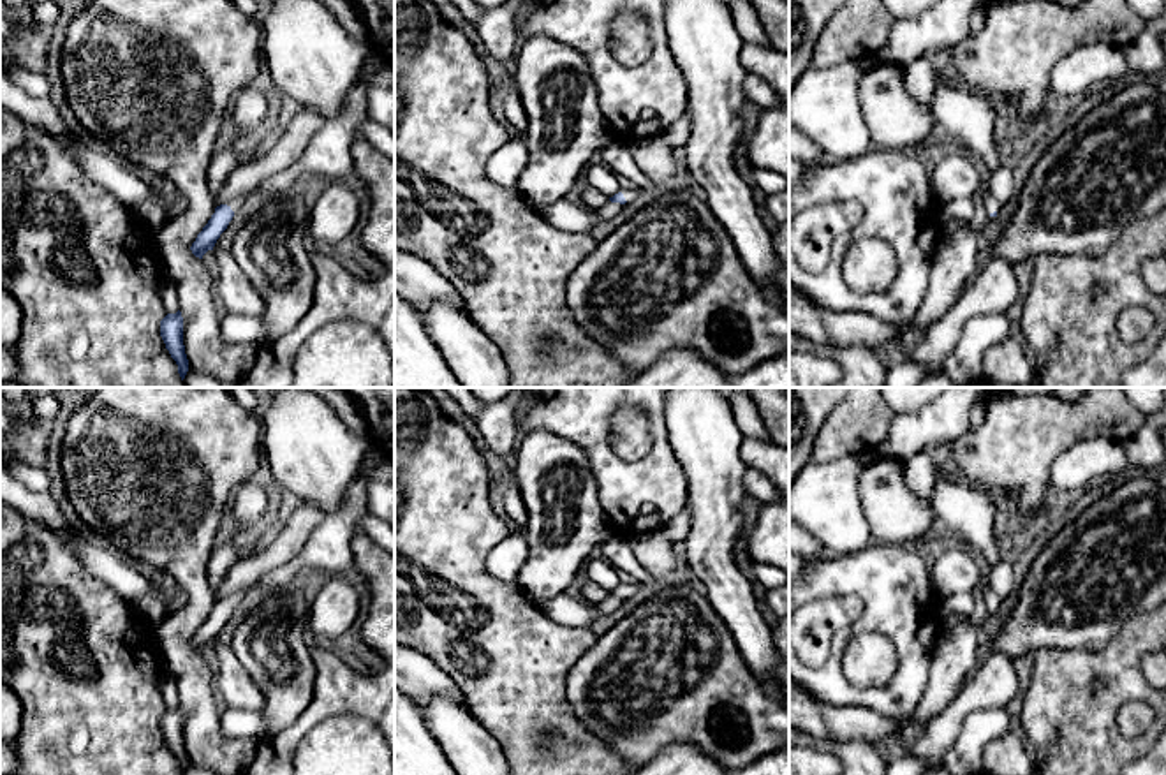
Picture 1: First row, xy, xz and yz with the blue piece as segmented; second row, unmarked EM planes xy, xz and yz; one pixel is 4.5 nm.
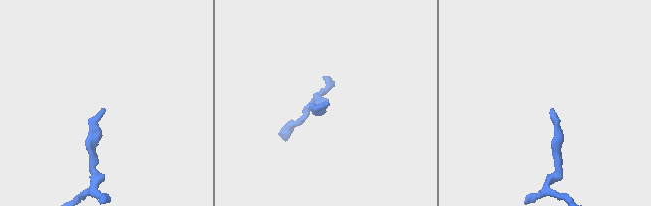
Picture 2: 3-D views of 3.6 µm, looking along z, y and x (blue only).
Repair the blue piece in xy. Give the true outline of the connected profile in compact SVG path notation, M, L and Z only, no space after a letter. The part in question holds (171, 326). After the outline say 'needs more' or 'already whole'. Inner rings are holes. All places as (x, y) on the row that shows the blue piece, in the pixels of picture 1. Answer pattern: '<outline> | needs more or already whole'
M180 310L176 314L167 314L160 321L160 336L171 358L176 361L178 373L183 380L188 372L188 359L183 345L183 317Z | already whole

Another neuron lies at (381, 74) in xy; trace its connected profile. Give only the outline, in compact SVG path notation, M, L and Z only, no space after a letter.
M372 51L363 69L368 74L366 116L395 136L395 65Z

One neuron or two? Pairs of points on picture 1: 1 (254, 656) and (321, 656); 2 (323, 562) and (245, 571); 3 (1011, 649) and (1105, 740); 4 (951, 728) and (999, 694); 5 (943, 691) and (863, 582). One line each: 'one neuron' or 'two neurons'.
1: two neurons
2: two neurons
3: two neurons
4: one neuron
5: two neurons

